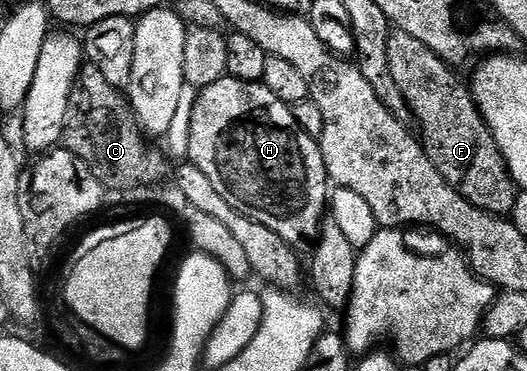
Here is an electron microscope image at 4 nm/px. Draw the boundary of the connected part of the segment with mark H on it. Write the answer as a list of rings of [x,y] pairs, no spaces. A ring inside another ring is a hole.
[[[225,77],[214,81],[214,85],[199,88],[198,94],[193,98],[193,112],[190,114],[189,151],[187,158],[194,165],[198,165],[198,169],[202,169],[202,173],[206,173],[206,178],[216,186],[219,195],[226,200],[226,205],[234,205],[234,209],[238,209],[238,213],[258,221],[258,225],[266,225],[266,229],[278,233],[278,237],[282,237],[282,241],[286,241],[294,248],[303,249],[304,246],[307,248],[309,245],[315,244],[316,240],[319,239],[320,222],[323,221],[326,208],[330,203],[330,180],[328,170],[324,164],[324,158],[320,152],[320,144],[317,140],[310,138],[300,128],[292,112],[292,107],[287,103],[278,101],[278,97],[274,97],[274,93],[270,93],[270,89],[266,89],[263,82],[247,83],[246,81],[238,81],[231,77]]]

